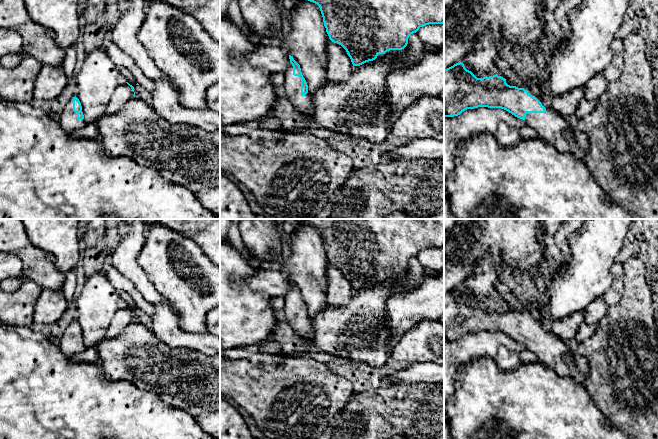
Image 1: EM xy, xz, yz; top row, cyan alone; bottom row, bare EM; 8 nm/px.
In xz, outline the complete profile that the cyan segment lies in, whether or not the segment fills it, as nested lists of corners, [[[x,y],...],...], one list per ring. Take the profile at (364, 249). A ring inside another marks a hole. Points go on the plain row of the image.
[[[304,219],[304,223],[319,230],[329,263],[346,274],[353,290],[373,285],[387,275],[404,273],[409,260],[422,250],[444,247],[444,219]]]

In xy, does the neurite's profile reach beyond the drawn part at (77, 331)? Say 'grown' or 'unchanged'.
grown

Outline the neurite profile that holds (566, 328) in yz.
[[[575,312],[567,317],[553,322],[552,333],[563,341],[575,338],[579,327],[583,322],[583,312]]]

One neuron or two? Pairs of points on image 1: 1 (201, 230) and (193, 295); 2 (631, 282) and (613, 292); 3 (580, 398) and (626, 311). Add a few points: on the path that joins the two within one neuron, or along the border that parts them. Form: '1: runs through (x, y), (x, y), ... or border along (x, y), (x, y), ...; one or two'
1: border along (179, 233), (189, 237), (209, 259); two
2: border along (622, 264), (623, 292), (621, 299), (611, 306); two
3: border along (584, 385), (599, 407); two

